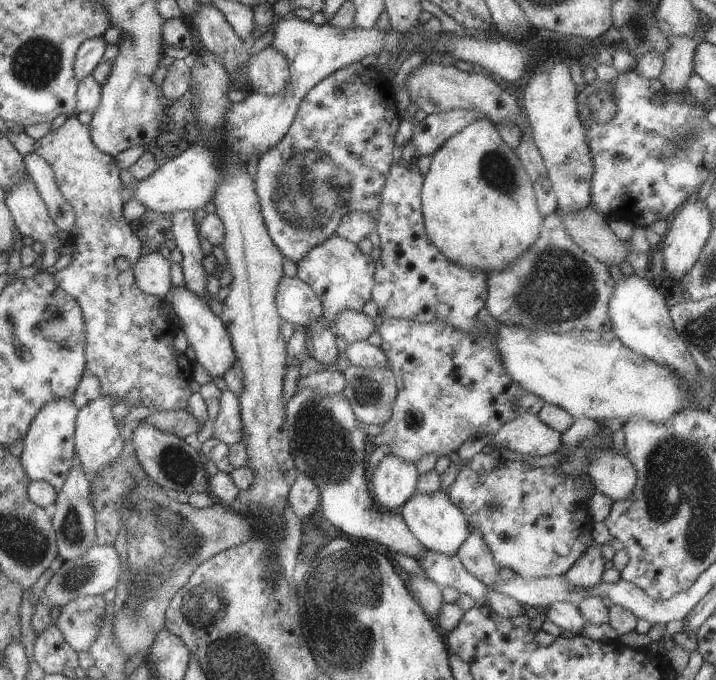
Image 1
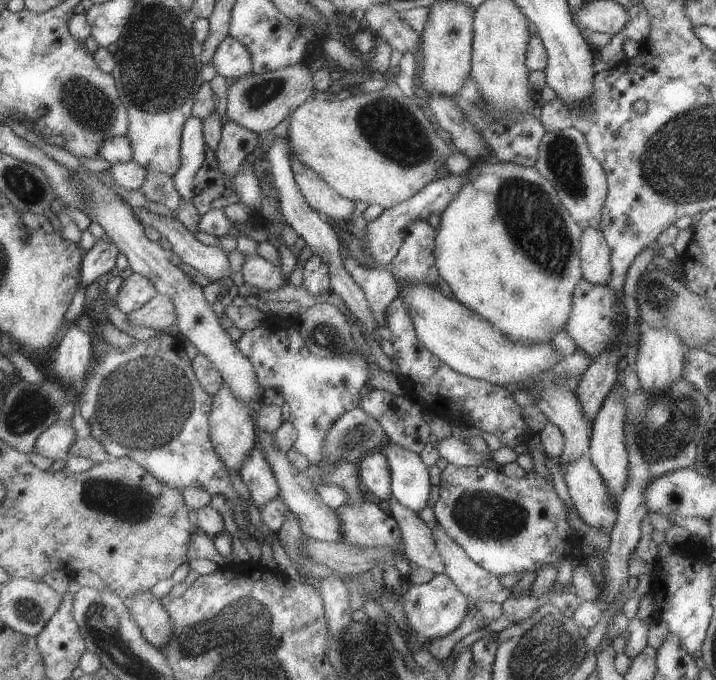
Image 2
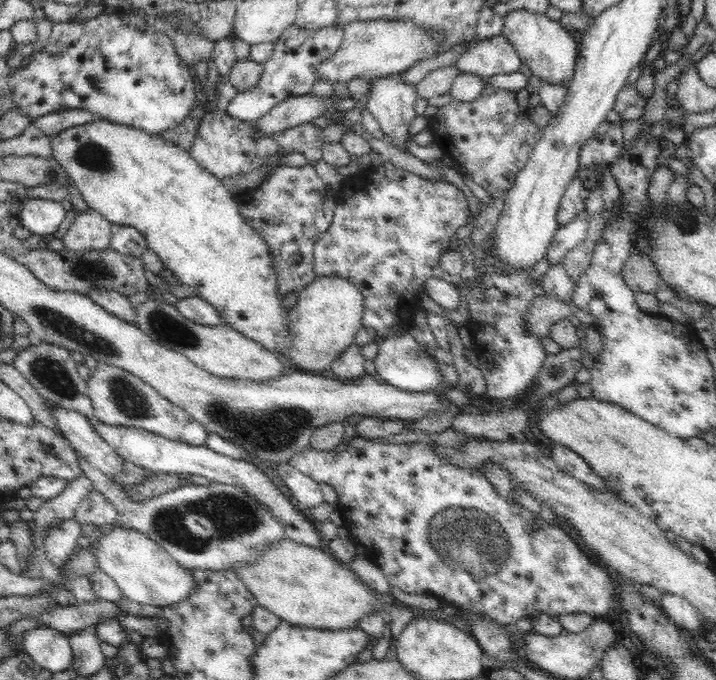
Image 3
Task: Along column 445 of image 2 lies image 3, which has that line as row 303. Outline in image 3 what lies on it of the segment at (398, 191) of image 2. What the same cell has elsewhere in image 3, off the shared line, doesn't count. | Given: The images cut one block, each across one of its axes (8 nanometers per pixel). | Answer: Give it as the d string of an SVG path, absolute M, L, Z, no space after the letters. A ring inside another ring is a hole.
M148 299L137 307L137 326L154 341L183 354L195 366L203 368L215 378L238 378L253 382L266 382L284 376L283 366L272 351L259 342L236 331L227 324L208 326L182 316L176 304Z

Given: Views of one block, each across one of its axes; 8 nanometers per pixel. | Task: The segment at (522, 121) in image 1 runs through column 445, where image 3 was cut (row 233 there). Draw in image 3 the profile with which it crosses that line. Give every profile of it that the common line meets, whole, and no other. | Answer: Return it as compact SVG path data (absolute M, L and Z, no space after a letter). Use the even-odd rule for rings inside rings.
M90 208L77 212L66 234L61 238L70 252L106 250L110 246L111 222Z

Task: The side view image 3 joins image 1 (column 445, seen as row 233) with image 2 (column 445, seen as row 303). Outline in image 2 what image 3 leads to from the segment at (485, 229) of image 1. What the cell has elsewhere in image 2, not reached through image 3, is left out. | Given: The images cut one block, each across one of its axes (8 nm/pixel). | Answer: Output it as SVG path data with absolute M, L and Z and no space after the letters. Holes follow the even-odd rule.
M495 158L488 160L488 162L478 162L472 168L472 172L468 174L468 178L462 184L460 192L456 193L456 200L452 200L448 205L448 210L442 212L439 227L435 231L435 265L441 278L450 286L456 300L471 308L476 314L482 316L484 320L488 320L492 324L492 328L500 330L510 340L522 342L522 344L527 344L528 346L536 344L536 342L552 342L553 337L564 330L564 326L566 326L572 312L574 290L576 290L578 282L583 277L580 258L582 229L579 224L576 224L576 221L572 220L572 216L568 214L568 210L560 202L554 186L546 178L542 178L542 174L535 167L502 162Z

